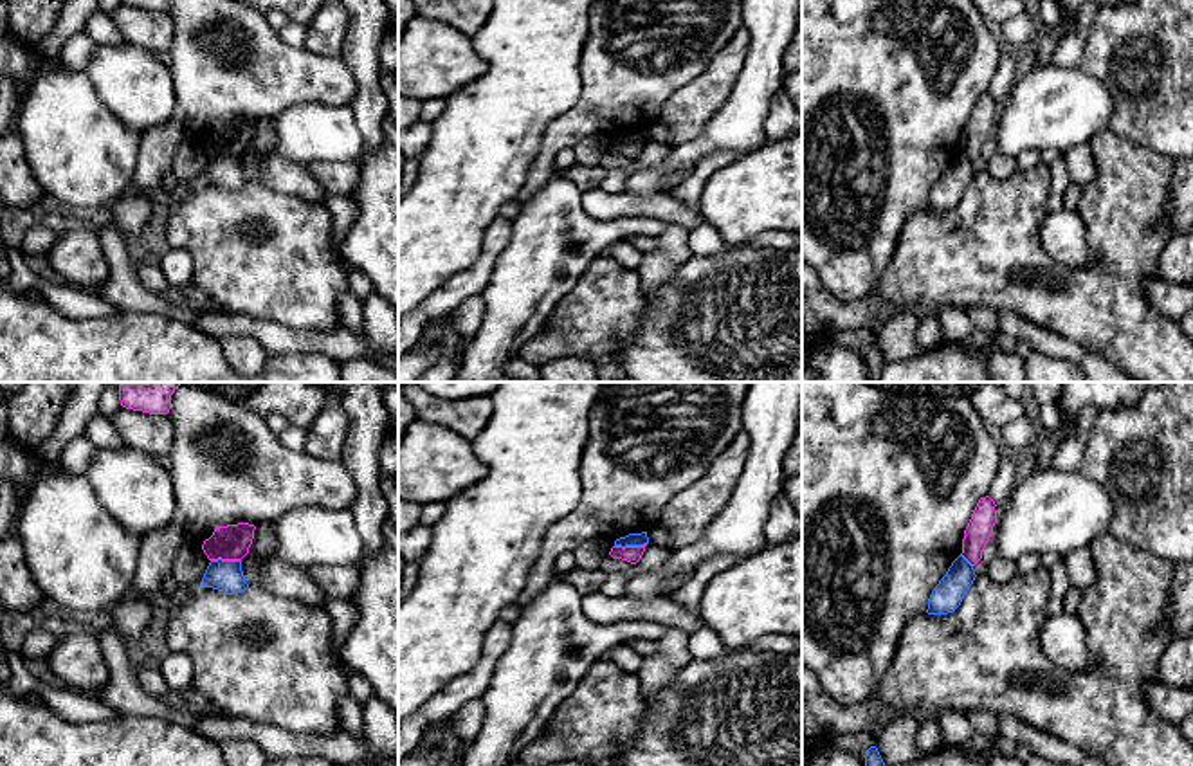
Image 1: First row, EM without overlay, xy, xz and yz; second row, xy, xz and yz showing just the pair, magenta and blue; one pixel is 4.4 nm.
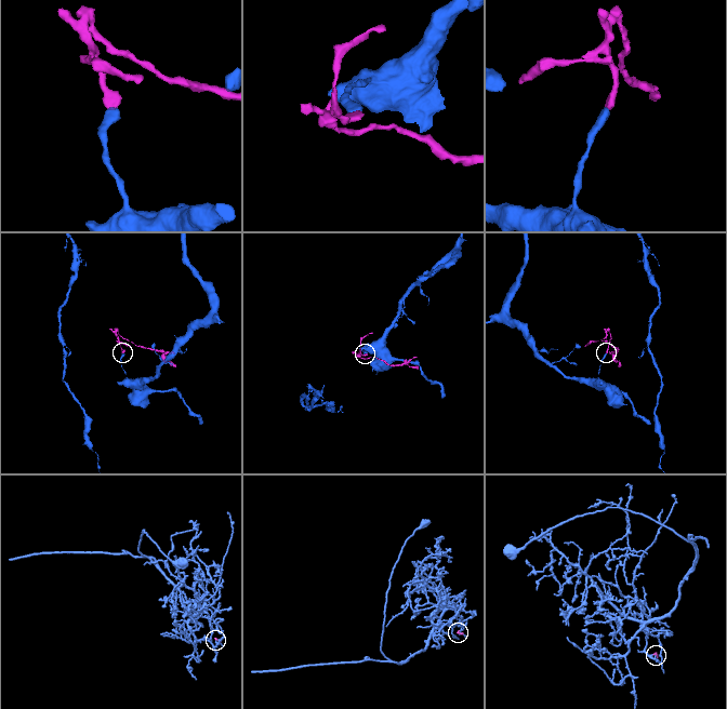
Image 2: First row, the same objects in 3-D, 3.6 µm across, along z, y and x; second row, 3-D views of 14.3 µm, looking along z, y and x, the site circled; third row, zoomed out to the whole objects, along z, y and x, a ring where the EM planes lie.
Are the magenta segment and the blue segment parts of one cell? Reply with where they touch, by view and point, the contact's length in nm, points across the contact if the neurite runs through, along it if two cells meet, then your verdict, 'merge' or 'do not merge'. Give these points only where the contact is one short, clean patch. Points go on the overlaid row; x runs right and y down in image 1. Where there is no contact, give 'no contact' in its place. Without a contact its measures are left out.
xz (629, 547) | 140 nm | along xz (646, 543), (615, 547) | do not merge

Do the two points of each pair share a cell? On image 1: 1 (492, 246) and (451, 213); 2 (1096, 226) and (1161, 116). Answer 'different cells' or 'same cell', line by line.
1: different cells
2: different cells

